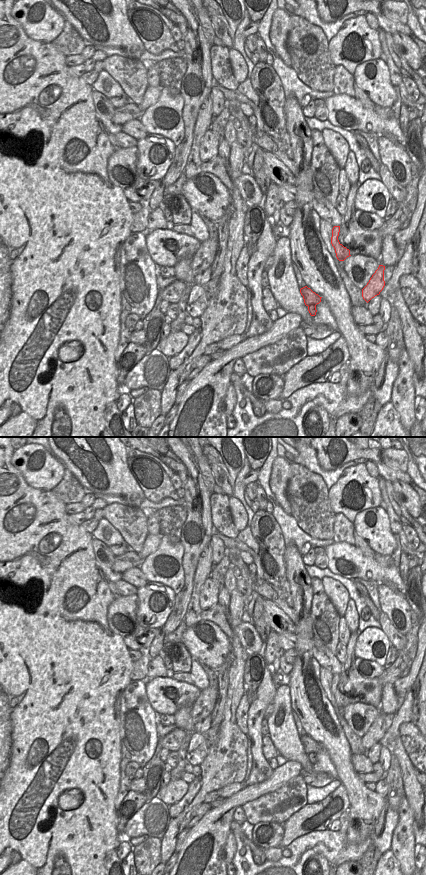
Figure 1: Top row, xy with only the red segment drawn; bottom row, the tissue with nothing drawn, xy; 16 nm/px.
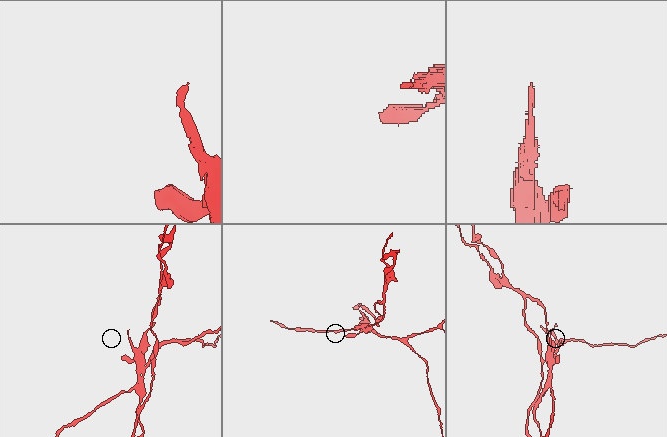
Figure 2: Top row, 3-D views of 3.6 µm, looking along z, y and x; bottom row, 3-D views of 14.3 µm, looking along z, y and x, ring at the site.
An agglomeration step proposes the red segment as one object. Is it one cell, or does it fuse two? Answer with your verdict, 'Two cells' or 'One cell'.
Two cells.

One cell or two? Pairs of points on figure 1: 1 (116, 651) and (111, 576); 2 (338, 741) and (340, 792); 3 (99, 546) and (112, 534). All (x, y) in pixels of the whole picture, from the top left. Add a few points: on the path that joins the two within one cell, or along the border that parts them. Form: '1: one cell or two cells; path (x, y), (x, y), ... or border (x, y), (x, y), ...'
1: two cells; border (96, 560), (107, 582)
2: two cells; border (342, 783), (347, 794), (348, 807)
3: two cells; border (94, 537), (101, 540), (108, 547)

